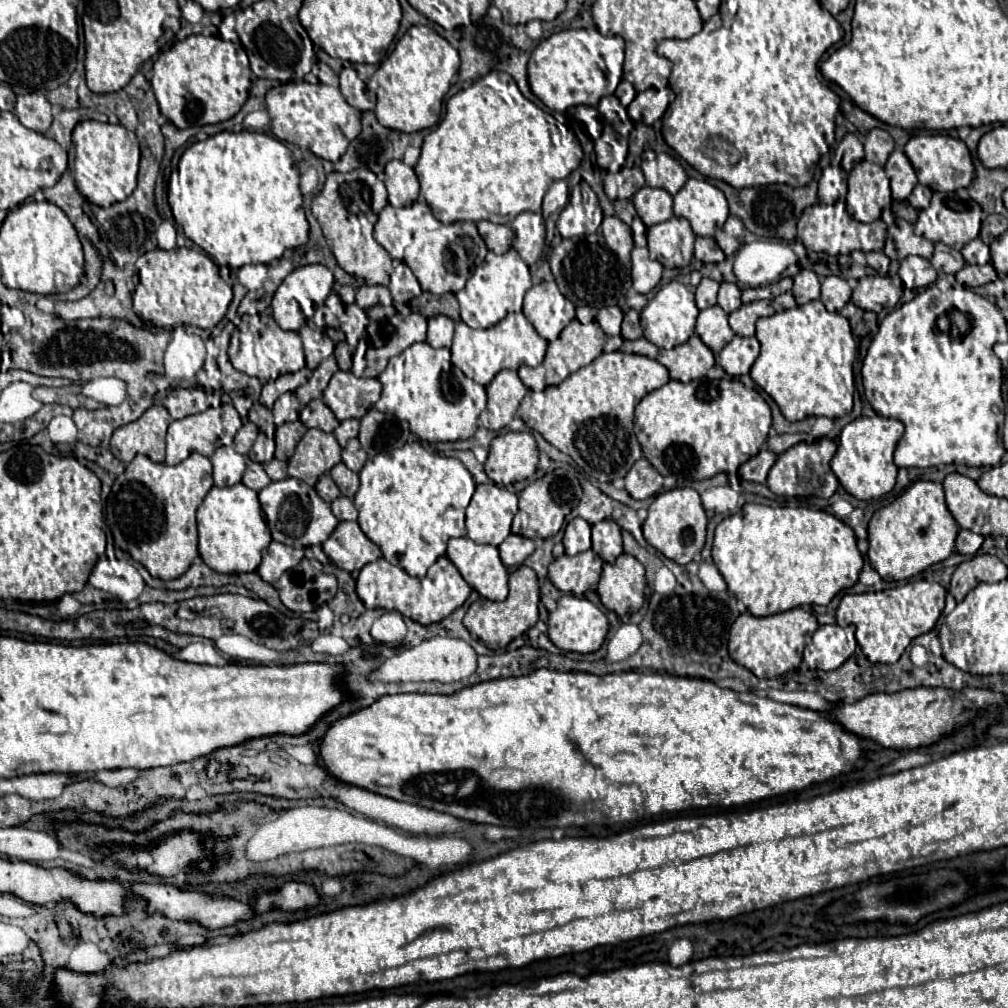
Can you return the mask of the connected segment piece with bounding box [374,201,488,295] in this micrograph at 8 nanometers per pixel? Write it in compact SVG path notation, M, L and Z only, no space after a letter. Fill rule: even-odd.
M416 201L414 205L402 207L402 209L386 205L382 209L382 213L378 215L378 223L374 225L374 239L392 255L392 259L406 263L412 269L412 273L416 275L420 287L428 293L434 293L434 295L442 295L442 293L448 292L456 293L464 288L462 287L462 279L458 281L458 275L450 275L444 267L444 251L446 251L448 243L462 241L464 251L468 255L470 269L480 265L484 261L484 255L488 253L482 237L478 235L475 223L456 221L456 223L444 225L432 215L428 203L424 203L424 201L422 203ZM452 225L454 225L454 231L452 231Z

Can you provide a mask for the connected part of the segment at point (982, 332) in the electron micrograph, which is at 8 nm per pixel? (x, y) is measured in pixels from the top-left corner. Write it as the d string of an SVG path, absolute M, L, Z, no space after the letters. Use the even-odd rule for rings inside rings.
M930 285L912 301L888 313L872 339L862 365L864 393L878 415L898 419L906 427L894 451L894 463L898 467L927 468L940 463L992 467L1000 463L1006 451L1002 441L998 441L1004 419L1004 402L1000 397L1002 367L992 351L998 341L994 321L998 307L976 293L972 293L972 303L964 301L964 305L964 309L954 305L952 289L940 291L936 285Z

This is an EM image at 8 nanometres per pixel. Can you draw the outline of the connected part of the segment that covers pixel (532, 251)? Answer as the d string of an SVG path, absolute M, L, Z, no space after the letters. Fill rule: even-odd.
M520 213L514 223L514 249L520 253L520 257L528 263L534 265L544 249L544 239L546 239L546 227L544 219L540 213Z

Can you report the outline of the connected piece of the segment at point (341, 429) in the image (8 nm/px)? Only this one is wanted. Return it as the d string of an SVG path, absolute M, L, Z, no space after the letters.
M346 419L346 421L342 421L338 425L338 429L334 431L334 435L336 435L338 443L344 447L348 439L352 439L352 437L358 435L358 429L360 429L360 421L358 419Z

